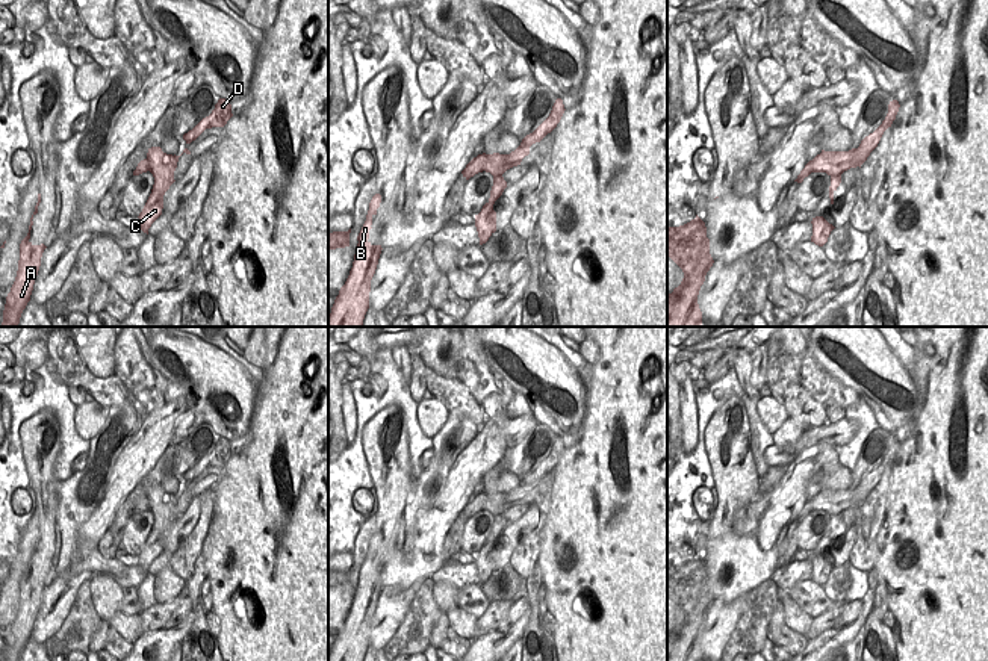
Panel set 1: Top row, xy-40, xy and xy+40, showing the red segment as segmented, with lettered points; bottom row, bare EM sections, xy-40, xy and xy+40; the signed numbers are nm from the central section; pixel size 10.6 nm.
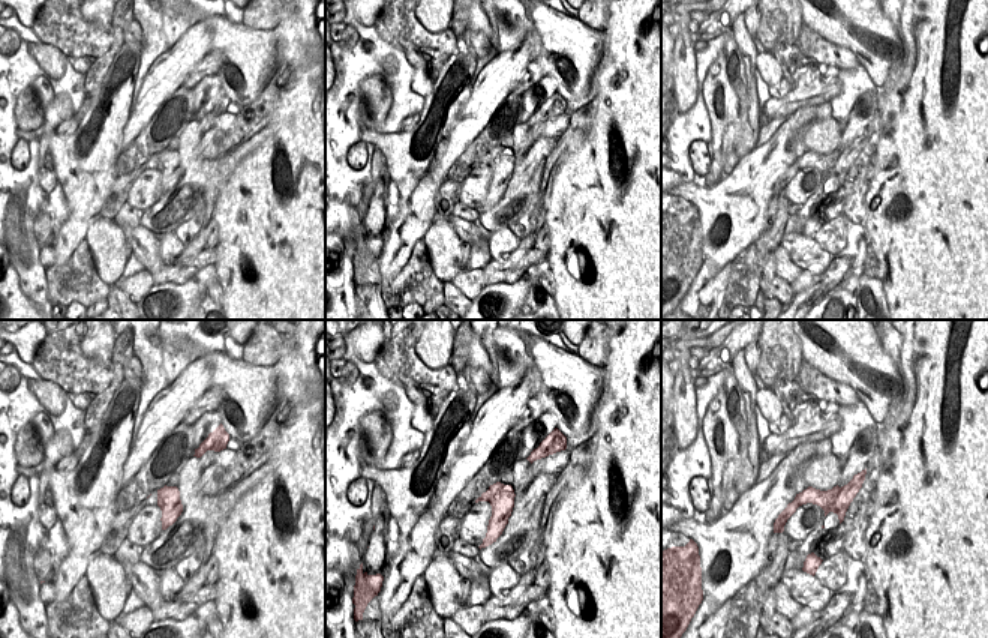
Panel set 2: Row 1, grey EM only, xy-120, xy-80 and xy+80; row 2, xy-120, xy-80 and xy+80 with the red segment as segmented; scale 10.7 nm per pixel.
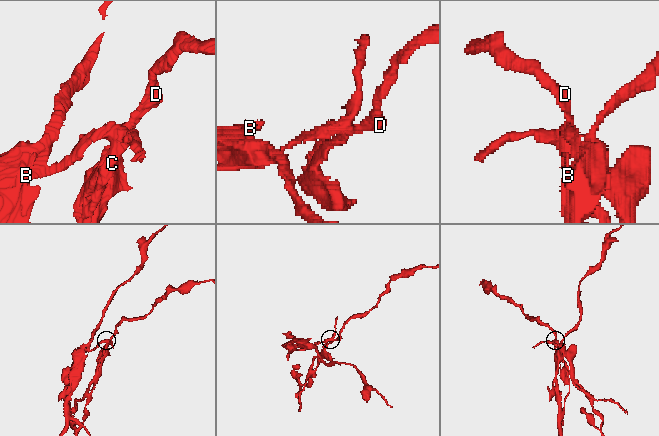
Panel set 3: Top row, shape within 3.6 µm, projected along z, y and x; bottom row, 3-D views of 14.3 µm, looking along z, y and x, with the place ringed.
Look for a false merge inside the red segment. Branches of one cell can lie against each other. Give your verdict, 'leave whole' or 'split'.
split

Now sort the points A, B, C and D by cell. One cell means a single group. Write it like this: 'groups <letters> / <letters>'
groups A B C / D

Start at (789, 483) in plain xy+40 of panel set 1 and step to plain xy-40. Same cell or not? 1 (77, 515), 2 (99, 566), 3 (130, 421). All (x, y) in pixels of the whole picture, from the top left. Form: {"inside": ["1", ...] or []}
{"inside": ["2"]}

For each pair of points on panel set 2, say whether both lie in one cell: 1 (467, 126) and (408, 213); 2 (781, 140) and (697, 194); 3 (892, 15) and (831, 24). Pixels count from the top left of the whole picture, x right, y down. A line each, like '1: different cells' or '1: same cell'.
1: different cells
2: same cell
3: different cells

